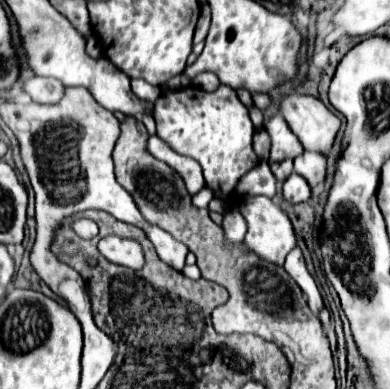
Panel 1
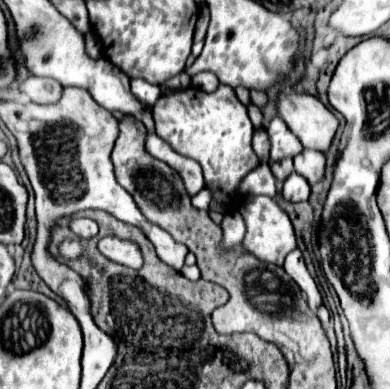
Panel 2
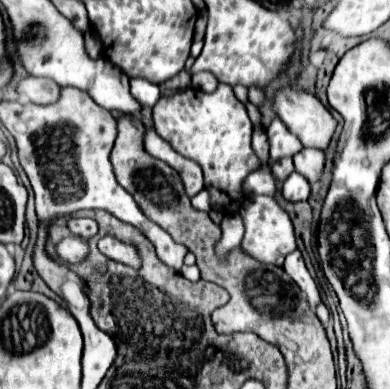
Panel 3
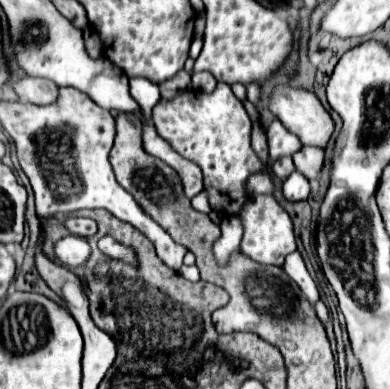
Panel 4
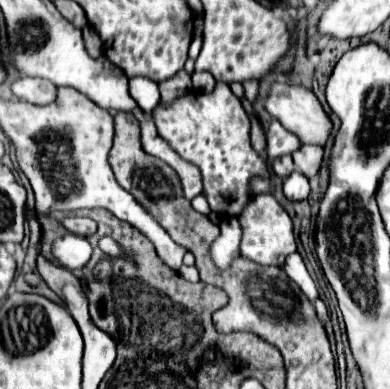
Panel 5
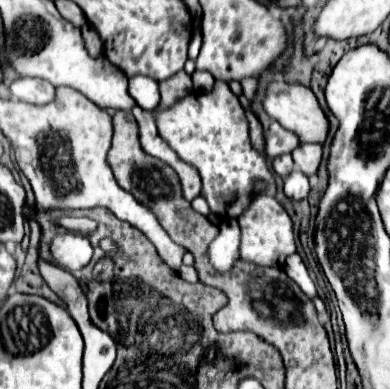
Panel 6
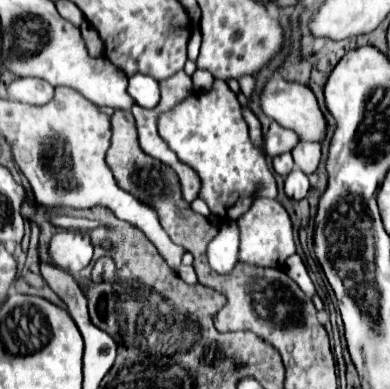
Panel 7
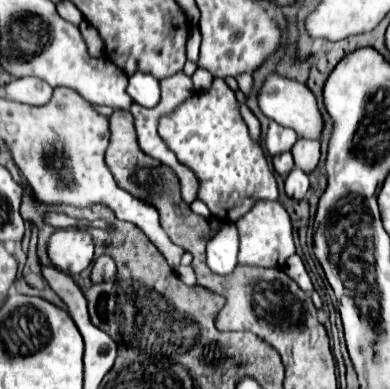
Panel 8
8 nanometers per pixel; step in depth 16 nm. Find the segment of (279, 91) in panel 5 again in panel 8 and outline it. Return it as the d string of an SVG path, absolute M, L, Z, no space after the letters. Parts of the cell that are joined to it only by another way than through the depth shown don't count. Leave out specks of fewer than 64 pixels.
M272 72L262 82L262 88L258 92L258 106L264 112L264 116L268 116L270 120L278 122L280 126L292 128L302 138L320 138L320 132L322 132L322 116L318 112L316 98L308 90L306 84L302 84L298 80L284 78L284 76L278 76L278 74Z

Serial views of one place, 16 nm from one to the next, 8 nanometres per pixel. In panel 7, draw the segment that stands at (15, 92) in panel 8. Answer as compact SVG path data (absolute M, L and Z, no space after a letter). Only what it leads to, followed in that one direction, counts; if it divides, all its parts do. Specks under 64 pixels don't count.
M16 78L6 86L8 98L16 102L26 102L34 106L42 106L54 96L54 88L40 78Z

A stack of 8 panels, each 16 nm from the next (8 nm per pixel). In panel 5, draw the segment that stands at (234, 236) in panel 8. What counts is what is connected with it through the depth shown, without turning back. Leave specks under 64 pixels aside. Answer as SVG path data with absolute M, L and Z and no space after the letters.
M222 220L220 224L220 236L210 244L210 258L218 270L228 270L232 266L232 260L238 256L240 246L240 224L236 220Z

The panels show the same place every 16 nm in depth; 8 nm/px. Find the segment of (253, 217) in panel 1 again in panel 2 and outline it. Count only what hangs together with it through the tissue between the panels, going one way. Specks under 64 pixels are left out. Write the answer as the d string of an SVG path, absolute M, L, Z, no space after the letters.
M246 196L244 204L240 206L240 214L246 222L246 236L242 242L244 250L256 256L258 260L282 266L286 254L290 254L296 248L296 236L288 214L270 196Z

